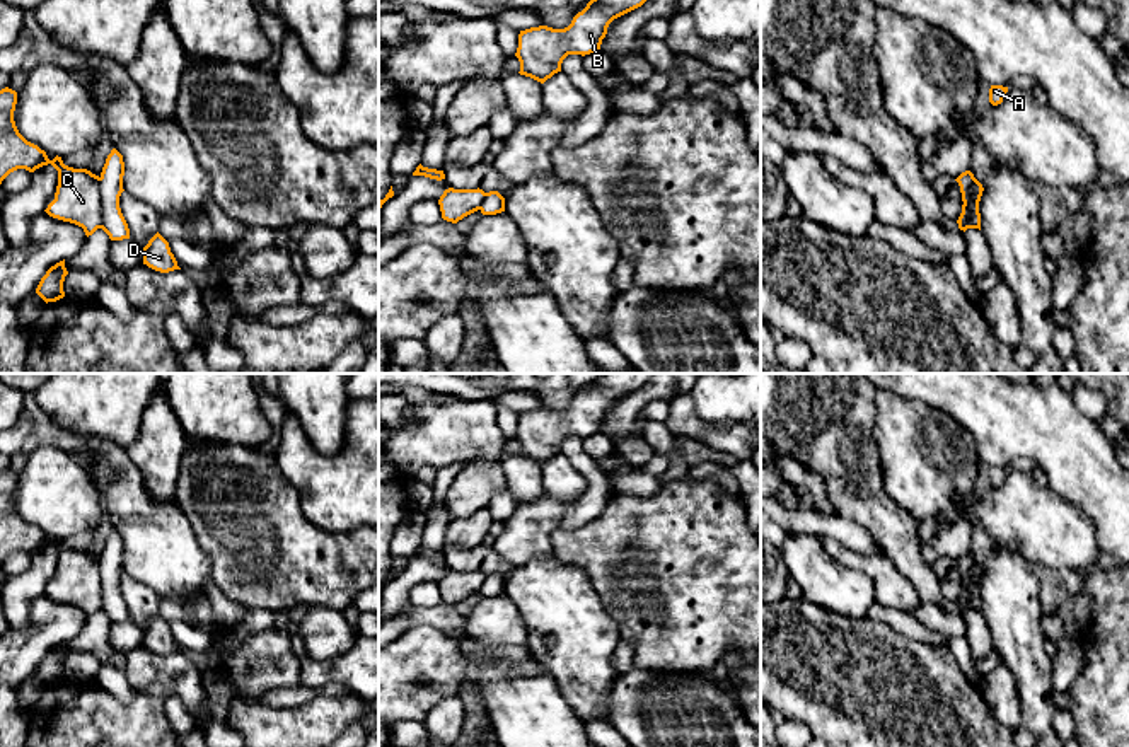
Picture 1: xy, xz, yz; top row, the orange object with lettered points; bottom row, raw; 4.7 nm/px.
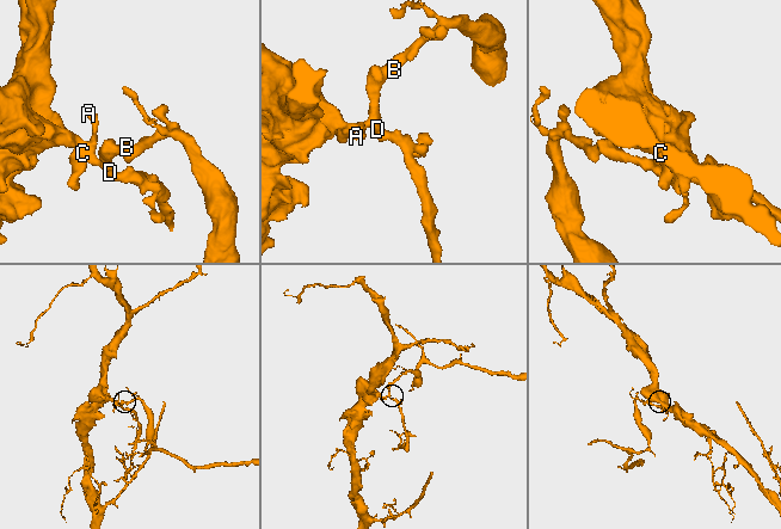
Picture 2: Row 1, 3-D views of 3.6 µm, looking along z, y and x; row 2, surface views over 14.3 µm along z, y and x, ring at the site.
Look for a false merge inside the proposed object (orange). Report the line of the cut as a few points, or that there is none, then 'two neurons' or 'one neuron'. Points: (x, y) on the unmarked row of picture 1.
xy (98, 560), (101, 609) | two neurons

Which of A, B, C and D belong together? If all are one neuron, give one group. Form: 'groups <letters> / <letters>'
groups A B D / C

